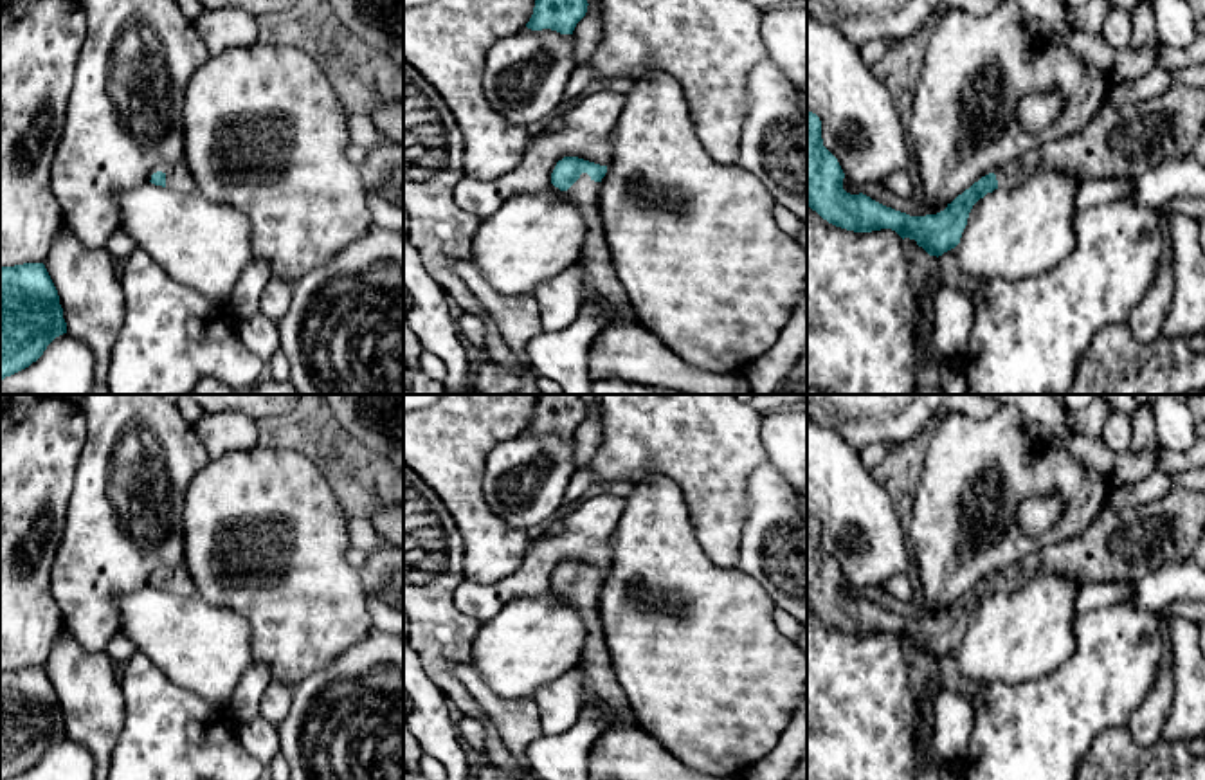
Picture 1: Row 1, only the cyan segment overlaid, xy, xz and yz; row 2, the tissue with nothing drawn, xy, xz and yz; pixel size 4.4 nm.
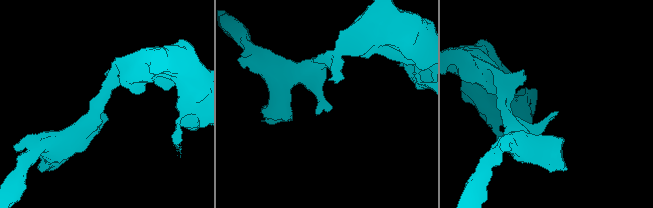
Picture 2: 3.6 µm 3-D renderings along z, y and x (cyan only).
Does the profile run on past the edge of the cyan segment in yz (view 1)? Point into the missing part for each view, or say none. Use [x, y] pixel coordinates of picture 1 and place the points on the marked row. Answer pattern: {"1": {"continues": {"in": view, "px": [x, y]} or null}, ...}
{"1": {"continues": {"in": "yz", "px": [1119, 141]}}}

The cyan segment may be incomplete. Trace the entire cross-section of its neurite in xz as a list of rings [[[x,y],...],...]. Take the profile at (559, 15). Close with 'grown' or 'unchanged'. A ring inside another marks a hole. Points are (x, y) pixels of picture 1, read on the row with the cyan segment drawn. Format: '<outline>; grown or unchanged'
[[[535,0],[533,14],[526,27],[573,34],[576,23],[585,16],[587,5],[587,0]]]; unchanged

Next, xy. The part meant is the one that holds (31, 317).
[[[45,265],[2,267],[0,380],[29,367],[63,333],[63,308]]]; unchanged

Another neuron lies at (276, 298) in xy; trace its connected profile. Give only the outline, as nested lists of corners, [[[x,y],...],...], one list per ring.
[[[270,277],[259,301],[259,313],[268,317],[270,321],[279,321],[292,301],[292,285],[279,277]]]

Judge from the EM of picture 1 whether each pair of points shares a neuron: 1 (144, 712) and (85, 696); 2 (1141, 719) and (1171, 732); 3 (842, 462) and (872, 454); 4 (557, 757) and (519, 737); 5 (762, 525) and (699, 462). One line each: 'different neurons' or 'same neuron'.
1: different neurons
2: different neurons
3: different neurons
4: different neurons
5: different neurons

